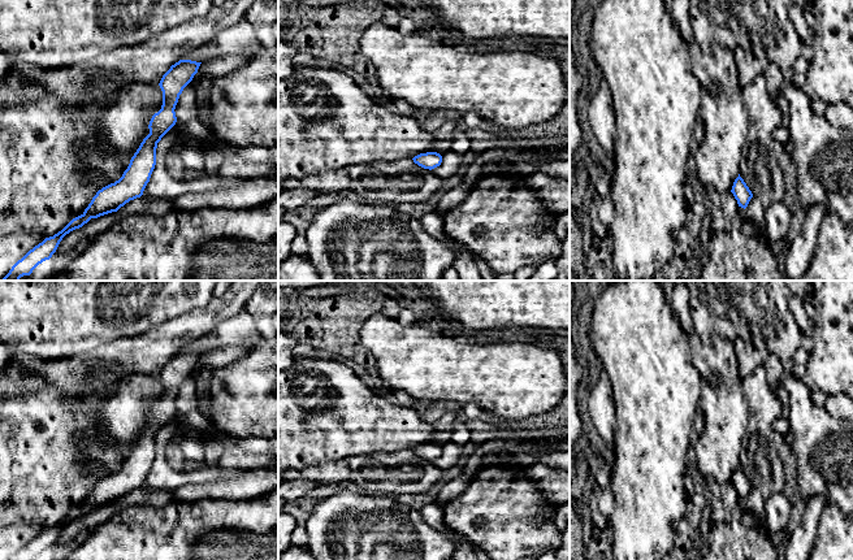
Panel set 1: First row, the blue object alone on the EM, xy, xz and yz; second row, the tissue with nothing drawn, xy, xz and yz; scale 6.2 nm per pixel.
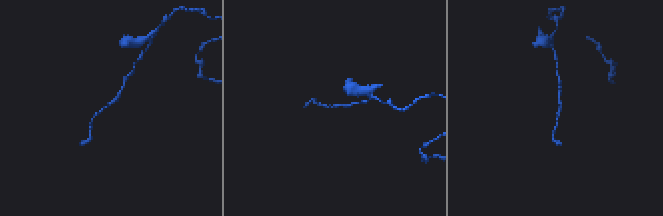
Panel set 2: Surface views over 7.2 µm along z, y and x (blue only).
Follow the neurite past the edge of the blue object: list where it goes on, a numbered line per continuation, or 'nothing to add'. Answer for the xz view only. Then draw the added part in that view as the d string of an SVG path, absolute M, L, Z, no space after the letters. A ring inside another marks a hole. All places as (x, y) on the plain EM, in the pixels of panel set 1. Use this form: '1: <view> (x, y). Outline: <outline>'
nothing to add

